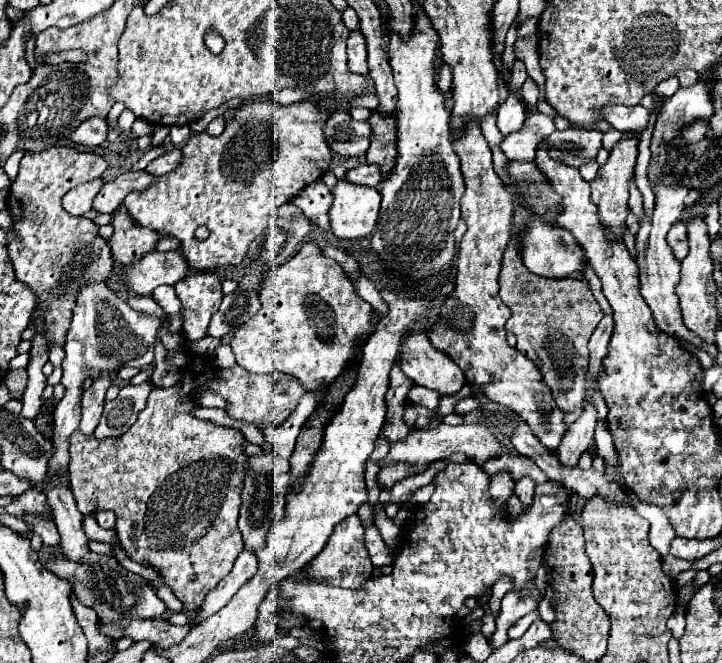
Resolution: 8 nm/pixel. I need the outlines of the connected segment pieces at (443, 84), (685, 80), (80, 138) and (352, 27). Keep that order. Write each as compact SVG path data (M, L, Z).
M441 63L441 71L439 71L439 79L437 79L437 87L443 89L443 91L447 91L447 89L451 87L451 83L453 83L453 71L451 71L451 67L449 67L447 63Z
M681 69L681 71L677 71L675 77L679 79L681 87L689 87L689 85L695 85L699 81L699 73L693 69Z
M91 117L91 119L83 121L71 133L71 137L67 137L67 139L71 139L73 143L81 143L85 147L97 147L97 145L101 145L107 139L107 131L109 131L109 127L107 127L105 119Z
M347 7L343 11L343 23L345 23L345 27L349 31L359 31L359 15L351 7Z

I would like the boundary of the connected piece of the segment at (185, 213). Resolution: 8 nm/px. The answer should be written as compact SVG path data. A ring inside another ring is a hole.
M275 99L245 101L235 109L235 115L227 121L221 135L211 137L205 131L191 133L181 147L183 159L179 169L155 177L147 191L129 193L125 205L139 225L151 227L161 235L175 237L191 269L213 271L225 265L239 265L247 257L249 243L269 227L273 209L291 201L303 187L321 179L329 169L333 151L323 137L327 117L329 113L319 109L315 101L301 101L293 105L277 105ZM199 225L205 225L211 231L207 241L197 241L193 237Z

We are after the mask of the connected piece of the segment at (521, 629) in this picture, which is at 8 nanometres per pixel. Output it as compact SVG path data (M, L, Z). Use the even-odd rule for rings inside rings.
M535 609L535 613L529 613L527 617L521 617L521 619L509 629L509 639L521 637L521 635L529 629L529 625L531 625L535 619L539 619L539 611L537 611L537 609Z

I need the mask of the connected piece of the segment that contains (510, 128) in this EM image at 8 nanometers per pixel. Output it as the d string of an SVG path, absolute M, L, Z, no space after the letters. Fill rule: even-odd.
M509 95L507 101L501 103L497 109L497 127L503 135L519 131L525 119L527 119L527 109L523 99L517 95Z

